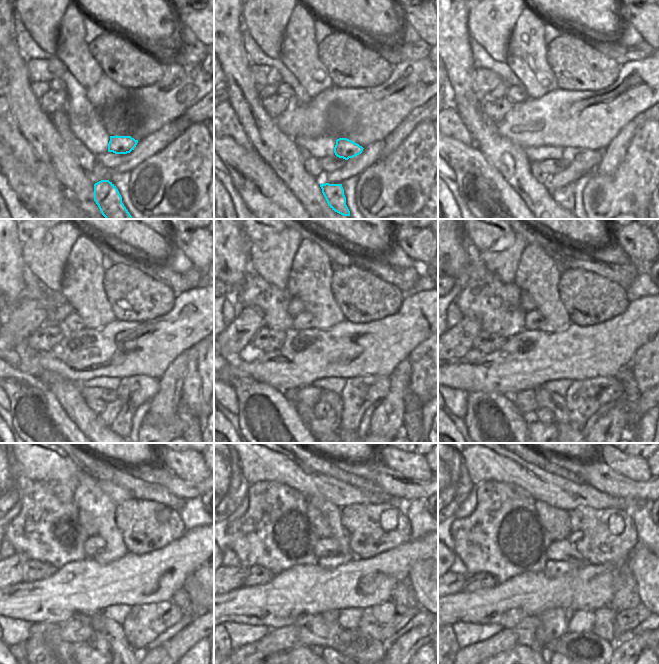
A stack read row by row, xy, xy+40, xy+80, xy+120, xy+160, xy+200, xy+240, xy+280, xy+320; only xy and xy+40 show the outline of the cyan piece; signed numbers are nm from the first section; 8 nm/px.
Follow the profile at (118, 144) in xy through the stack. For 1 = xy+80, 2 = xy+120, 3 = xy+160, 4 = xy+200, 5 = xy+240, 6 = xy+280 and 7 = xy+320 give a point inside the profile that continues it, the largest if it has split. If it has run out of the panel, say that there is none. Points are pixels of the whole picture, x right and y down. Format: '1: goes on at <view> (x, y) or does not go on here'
1: goes on at xy+80 (592, 158)
2: goes on at xy+120 (134, 391)
3: goes on at xy+160 (358, 394)
4: goes on at xy+200 (584, 398)
5: goes on at xy+240 (147, 626)
6: goes on at xy+280 (387, 622)
7: goes on at xy+320 (610, 625)

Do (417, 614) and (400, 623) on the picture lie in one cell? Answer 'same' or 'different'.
same

